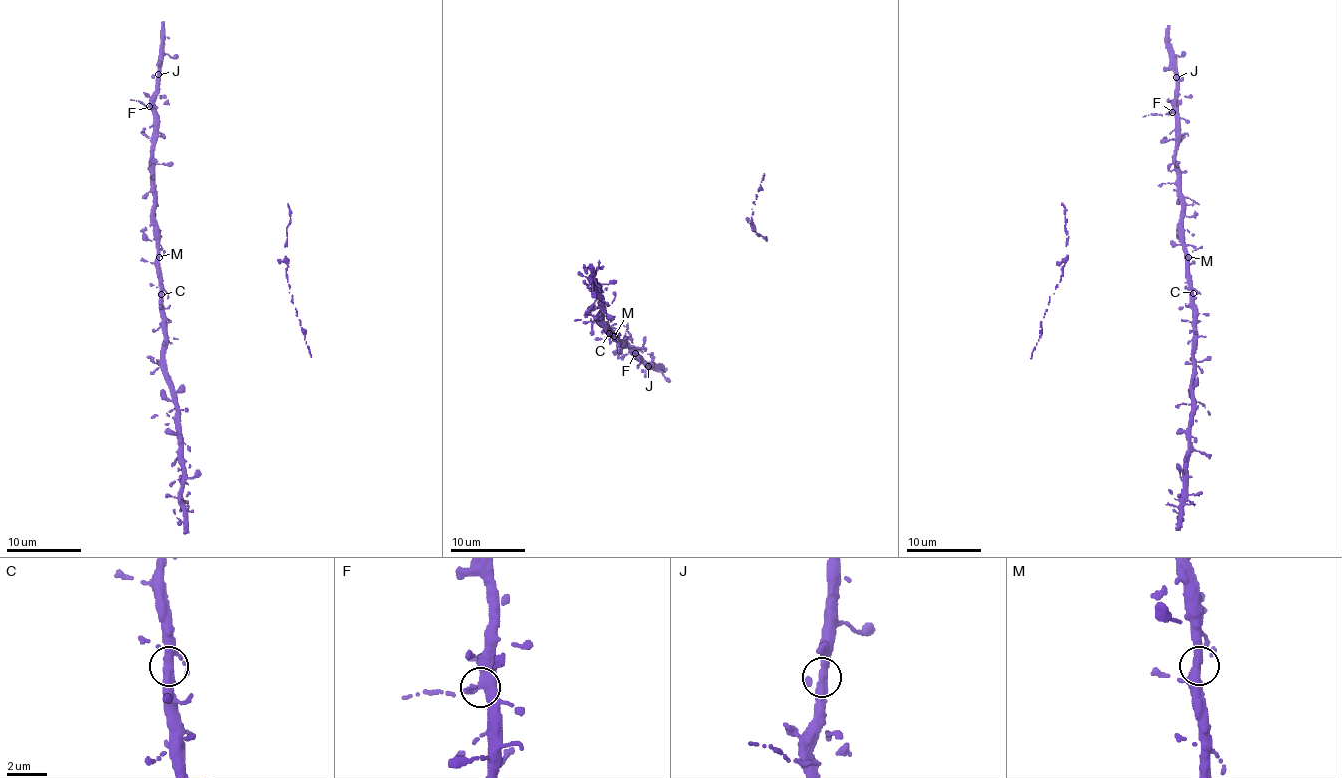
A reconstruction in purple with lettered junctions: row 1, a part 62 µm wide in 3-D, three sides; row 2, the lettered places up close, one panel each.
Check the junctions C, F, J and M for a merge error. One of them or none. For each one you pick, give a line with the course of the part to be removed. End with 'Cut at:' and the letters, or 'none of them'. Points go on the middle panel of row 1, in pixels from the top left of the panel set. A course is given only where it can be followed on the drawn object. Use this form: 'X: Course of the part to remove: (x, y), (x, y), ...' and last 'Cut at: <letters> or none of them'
Cut at: none of them

